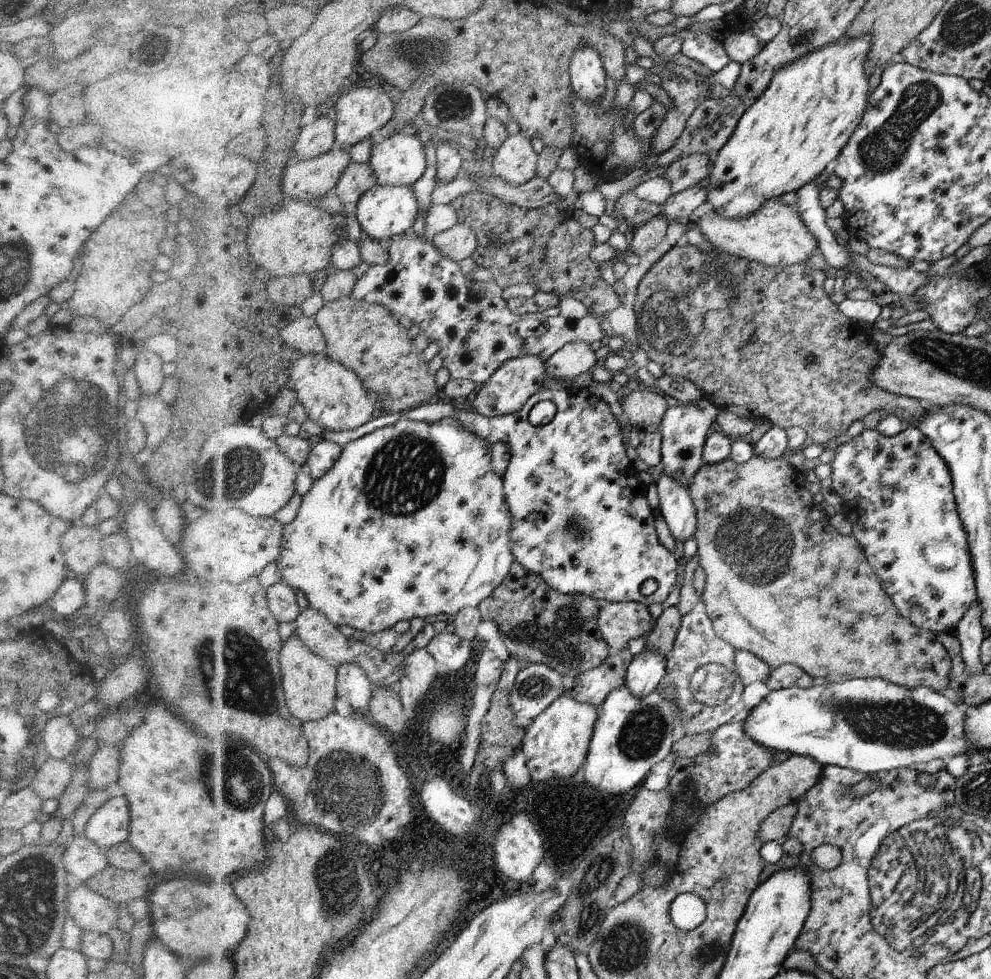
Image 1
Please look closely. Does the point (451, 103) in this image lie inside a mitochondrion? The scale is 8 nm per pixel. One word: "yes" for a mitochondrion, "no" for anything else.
yes

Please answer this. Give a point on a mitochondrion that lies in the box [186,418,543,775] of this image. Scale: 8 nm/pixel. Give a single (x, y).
(405, 475)

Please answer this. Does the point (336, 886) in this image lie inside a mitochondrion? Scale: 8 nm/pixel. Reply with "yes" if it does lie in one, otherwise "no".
yes

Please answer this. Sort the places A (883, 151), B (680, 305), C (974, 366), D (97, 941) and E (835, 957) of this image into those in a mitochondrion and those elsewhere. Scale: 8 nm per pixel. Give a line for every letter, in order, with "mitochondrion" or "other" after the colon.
A: mitochondrion
B: mitochondrion
C: mitochondrion
D: other
E: other

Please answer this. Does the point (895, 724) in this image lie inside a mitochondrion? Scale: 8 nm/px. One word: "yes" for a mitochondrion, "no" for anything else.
yes

